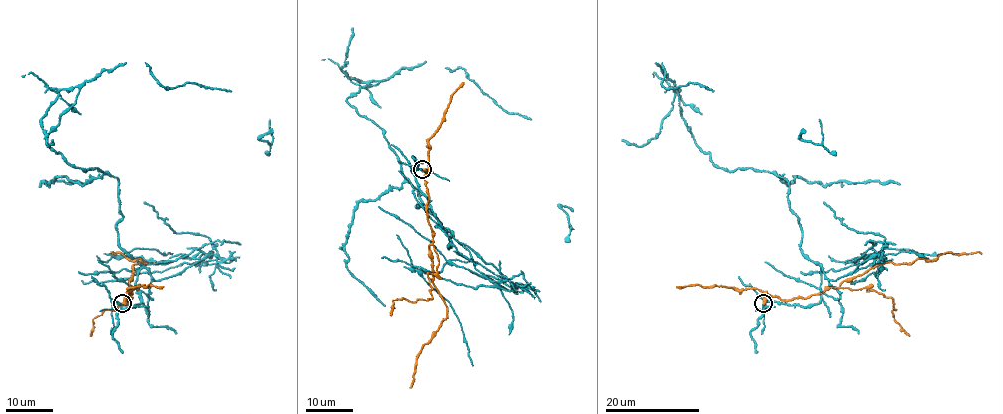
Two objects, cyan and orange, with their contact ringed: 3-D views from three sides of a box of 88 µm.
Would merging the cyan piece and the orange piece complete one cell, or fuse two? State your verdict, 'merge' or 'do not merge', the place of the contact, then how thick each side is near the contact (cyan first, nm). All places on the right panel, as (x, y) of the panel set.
do not merge; at (763, 303); 180 nm thick on the cyan side, 460 nm on the other

